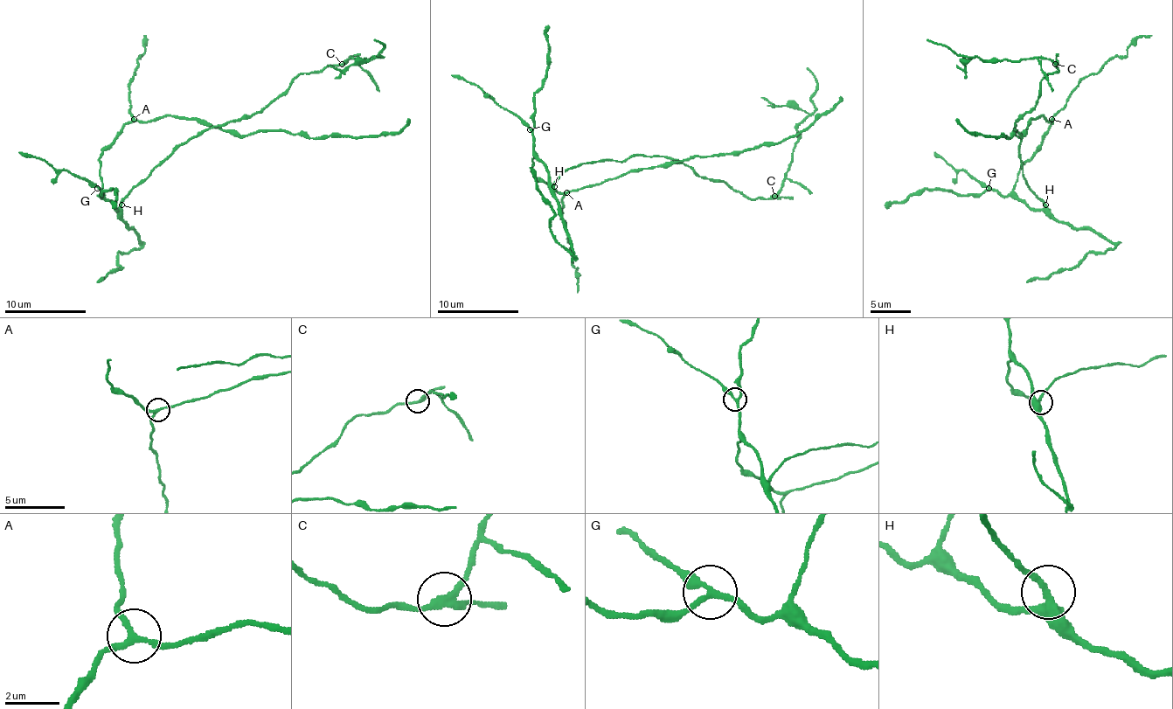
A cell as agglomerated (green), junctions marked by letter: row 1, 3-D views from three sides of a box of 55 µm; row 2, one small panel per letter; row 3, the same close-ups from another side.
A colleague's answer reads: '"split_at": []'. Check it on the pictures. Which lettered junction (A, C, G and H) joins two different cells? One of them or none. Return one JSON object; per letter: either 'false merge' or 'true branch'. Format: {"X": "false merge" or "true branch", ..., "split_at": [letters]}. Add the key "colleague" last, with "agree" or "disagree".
{"A": "true branch", "C": "false merge", "G": "true branch", "H": "true branch", "split_at": ["C"], "colleague": "disagree"}

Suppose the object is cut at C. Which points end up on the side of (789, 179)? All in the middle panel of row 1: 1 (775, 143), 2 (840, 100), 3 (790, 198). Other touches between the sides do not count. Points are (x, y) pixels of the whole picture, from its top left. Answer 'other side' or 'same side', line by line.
1: other side
2: other side
3: other side

